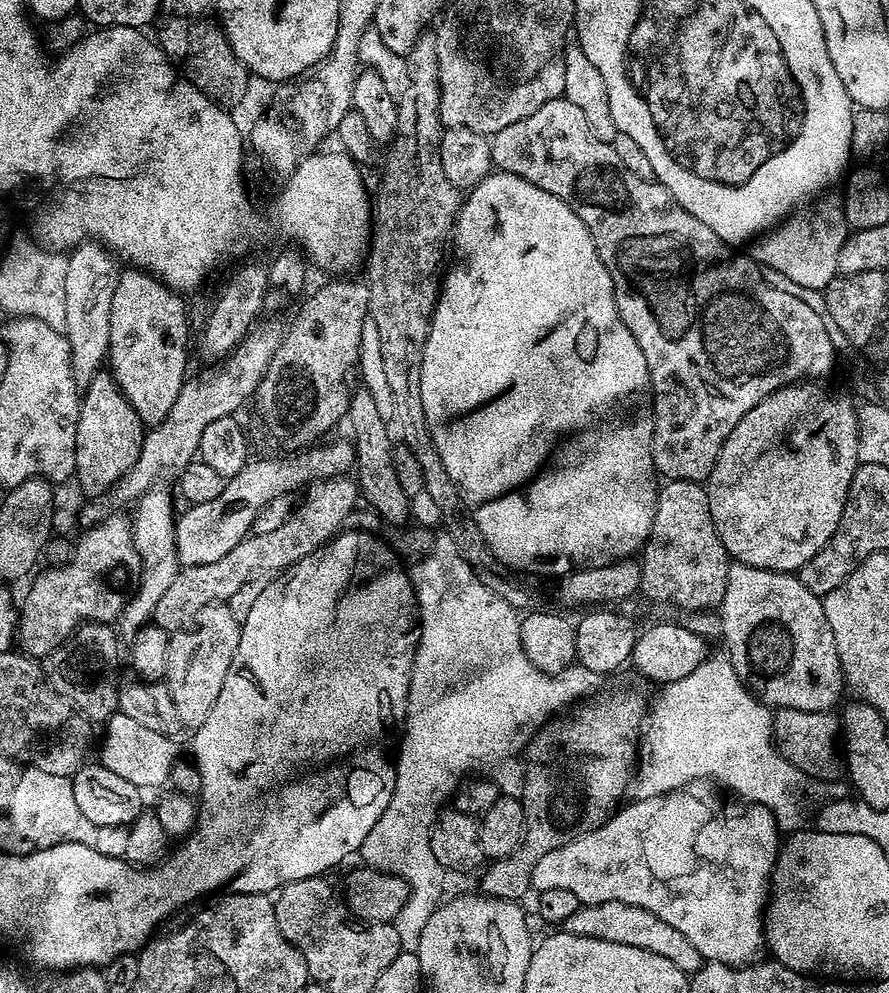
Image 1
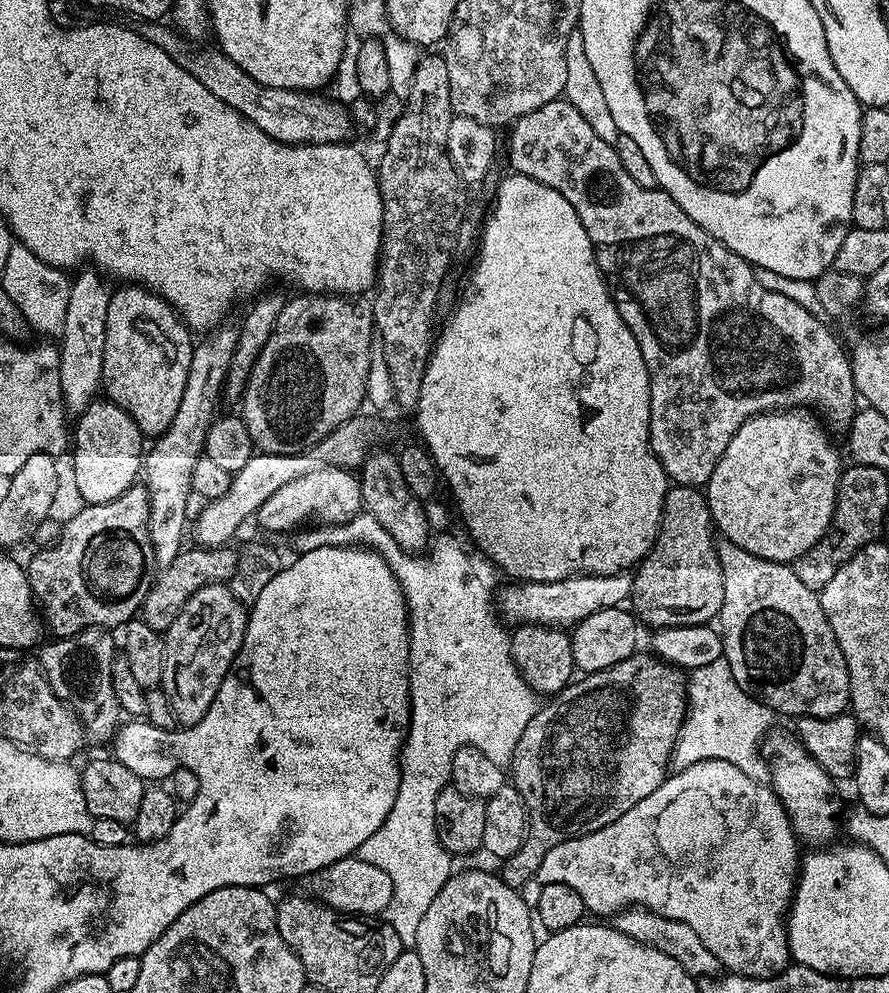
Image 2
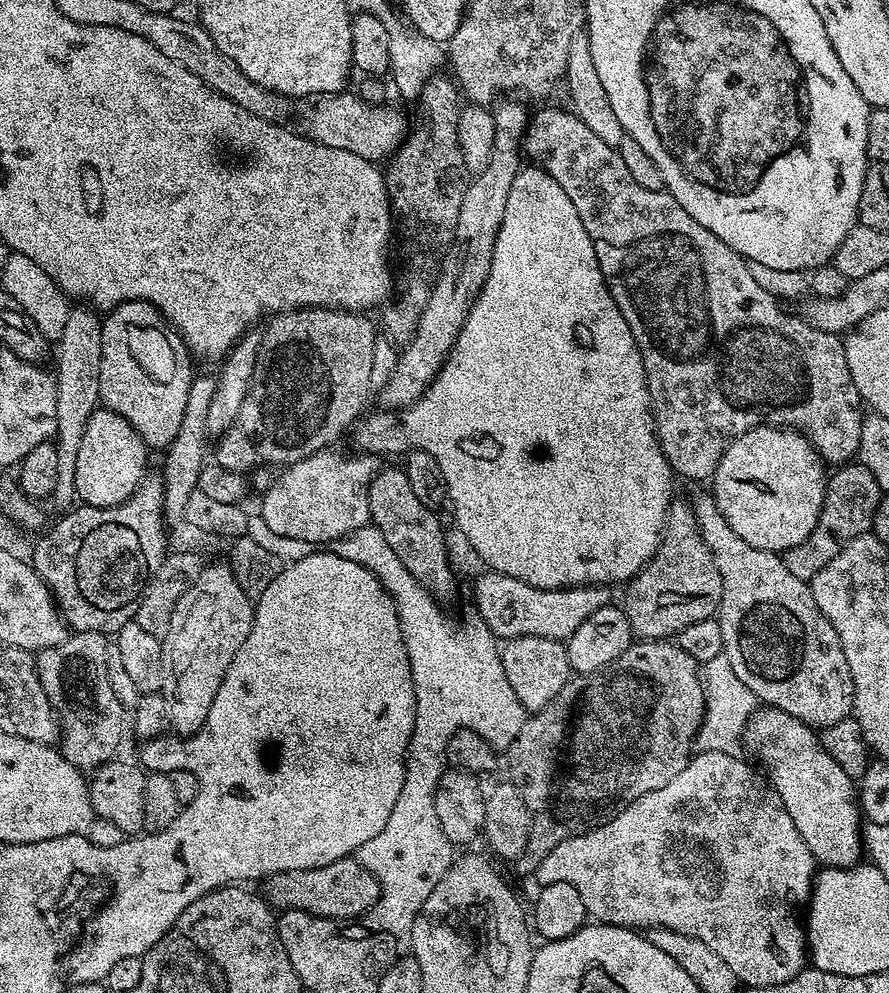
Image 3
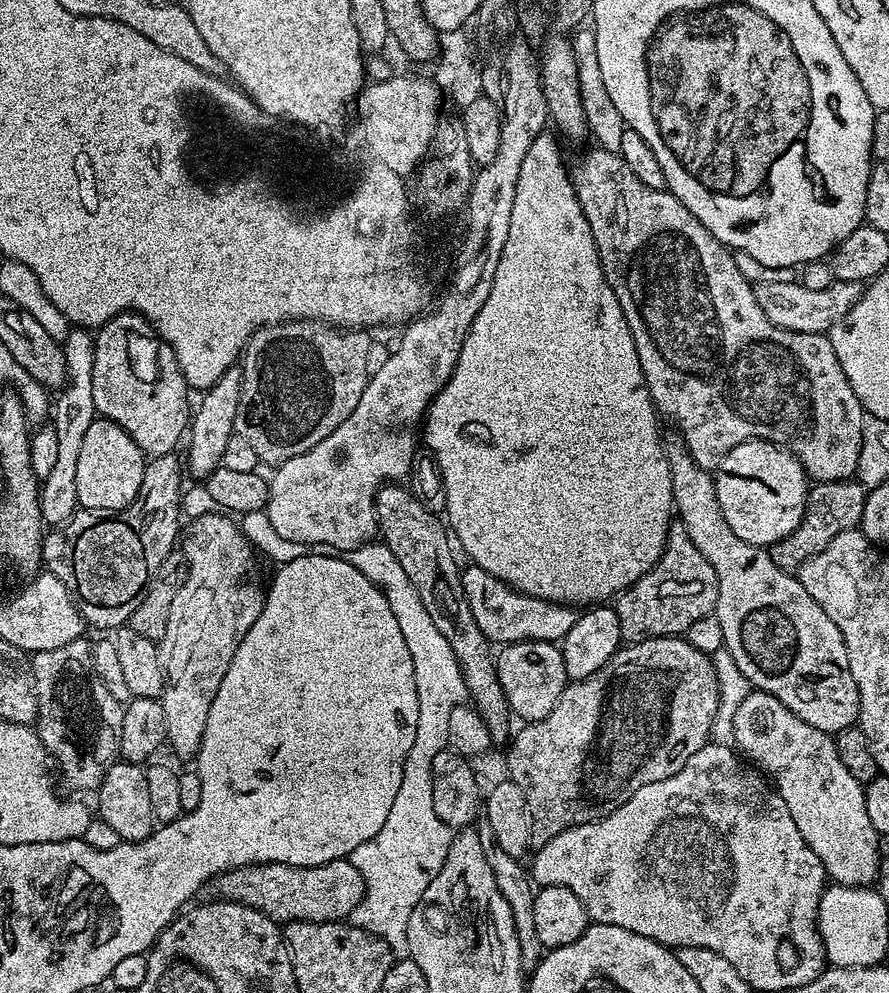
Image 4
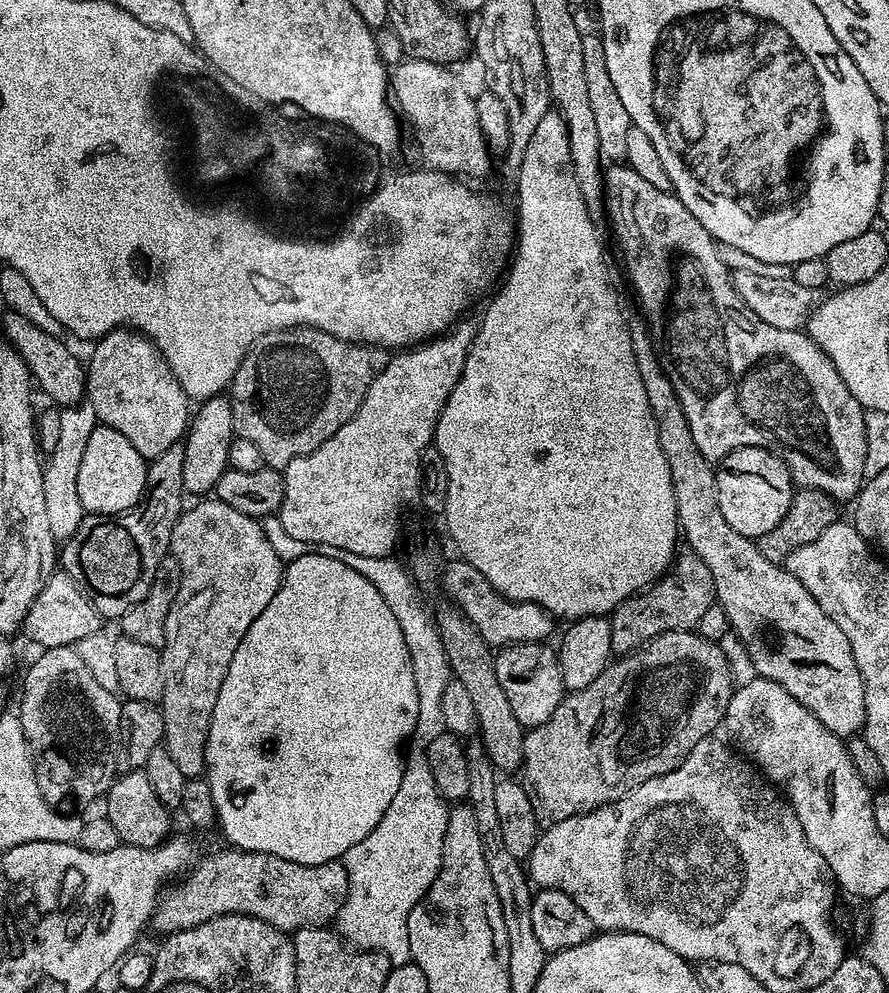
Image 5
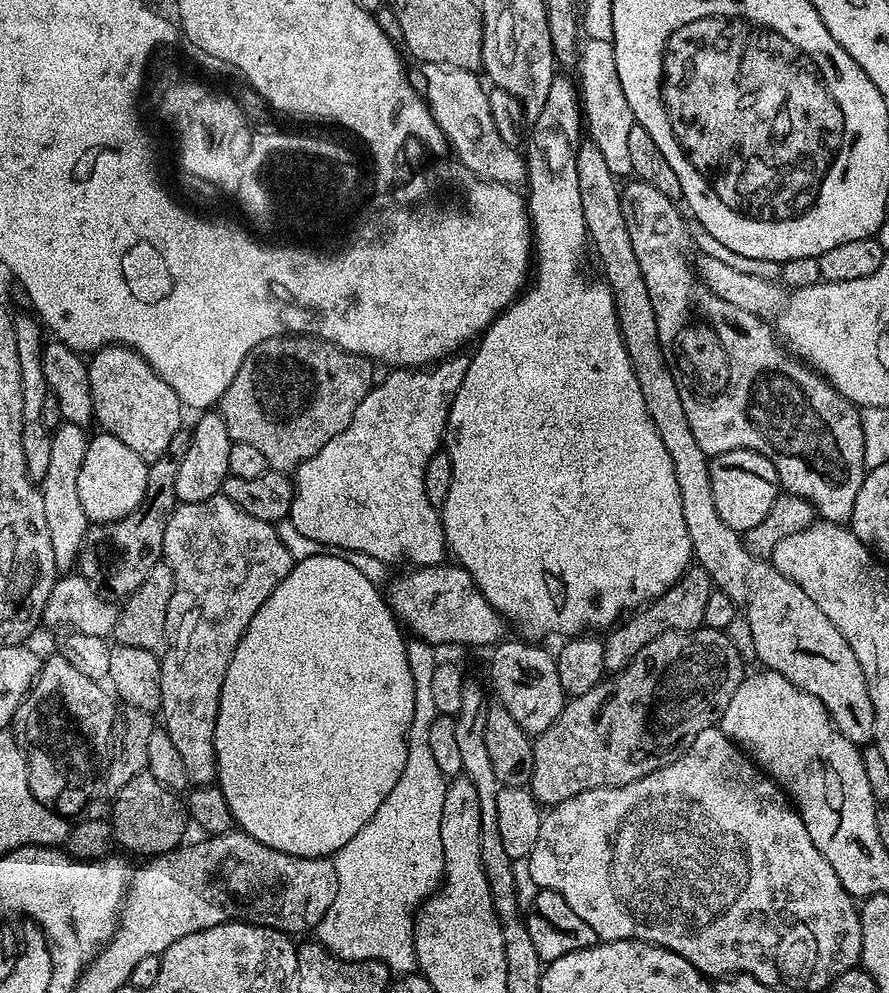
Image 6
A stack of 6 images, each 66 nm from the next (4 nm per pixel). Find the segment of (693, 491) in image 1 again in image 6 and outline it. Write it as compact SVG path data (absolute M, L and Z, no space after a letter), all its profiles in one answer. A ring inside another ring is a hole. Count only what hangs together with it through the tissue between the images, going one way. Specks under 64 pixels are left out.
M699 566L689 567L673 588L666 589L659 598L649 600L639 610L633 611L627 619L617 623L603 637L605 673L621 672L636 657L638 650L654 642L654 638L658 638L664 632L692 632L695 628L701 627L706 614L706 602L710 599L712 591L714 585L708 571Z

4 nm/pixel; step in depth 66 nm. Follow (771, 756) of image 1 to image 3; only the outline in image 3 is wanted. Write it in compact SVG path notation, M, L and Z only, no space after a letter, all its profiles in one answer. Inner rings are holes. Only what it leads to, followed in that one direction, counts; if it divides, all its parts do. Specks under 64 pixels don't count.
M723 654L718 658L710 658L710 662L702 665L704 681L704 721L700 723L700 732L696 735L695 747L702 752L725 752L731 756L741 751L744 743L744 731L748 720L758 707L758 701L746 686L746 682L734 674L734 666L730 666L730 658Z

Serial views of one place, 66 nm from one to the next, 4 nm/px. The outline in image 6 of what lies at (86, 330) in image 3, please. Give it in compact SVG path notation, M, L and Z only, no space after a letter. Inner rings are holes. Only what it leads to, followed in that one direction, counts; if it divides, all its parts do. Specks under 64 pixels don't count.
M61 423L52 434L51 459L42 481L40 481L45 503L46 526L49 527L50 544L54 549L57 571L71 571L79 559L81 543L90 527L90 521L79 501L78 473L86 456L89 435L79 424Z

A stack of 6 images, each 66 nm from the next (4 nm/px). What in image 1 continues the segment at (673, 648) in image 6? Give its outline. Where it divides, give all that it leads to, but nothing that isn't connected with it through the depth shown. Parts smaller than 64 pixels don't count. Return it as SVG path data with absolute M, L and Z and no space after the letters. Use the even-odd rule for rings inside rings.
M635 679L628 680L625 684L612 684L609 688L601 687L595 694L581 699L578 706L567 714L557 715L533 736L522 757L524 837L513 852L487 865L489 868L480 880L481 893L497 896L500 900L523 901L523 896L532 888L532 875L538 861L546 858L550 850L558 850L566 846L566 842L577 840L582 834L602 826L617 811L618 805L625 799L624 791L627 788L629 791L630 781L638 764L636 727L645 723L650 711L649 681Z

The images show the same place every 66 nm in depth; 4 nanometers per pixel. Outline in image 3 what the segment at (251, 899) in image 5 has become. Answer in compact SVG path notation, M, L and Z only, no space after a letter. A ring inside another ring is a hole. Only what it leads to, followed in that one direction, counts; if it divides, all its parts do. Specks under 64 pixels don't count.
M354 858L330 862L330 866L318 866L314 870L290 870L268 877L266 899L273 909L306 910L311 916L321 916L341 922L352 922L363 912L371 913L380 897L380 883L366 866Z

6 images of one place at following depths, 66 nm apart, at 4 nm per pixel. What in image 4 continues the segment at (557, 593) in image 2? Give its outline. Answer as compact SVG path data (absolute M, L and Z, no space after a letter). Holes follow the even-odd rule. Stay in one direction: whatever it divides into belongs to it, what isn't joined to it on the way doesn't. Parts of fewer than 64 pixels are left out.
M469 563L467 567L462 572L464 593L478 622L478 630L482 630L484 637L493 645L503 646L523 640L556 644L563 641L566 634L570 634L570 626L574 626L578 615L575 607L555 604L520 592L506 582L494 578L494 574L486 574L486 570L482 570L477 564Z

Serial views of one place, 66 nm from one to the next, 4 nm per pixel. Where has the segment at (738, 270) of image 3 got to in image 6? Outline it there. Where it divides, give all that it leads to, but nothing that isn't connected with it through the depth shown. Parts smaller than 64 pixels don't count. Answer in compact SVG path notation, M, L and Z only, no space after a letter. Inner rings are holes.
M639 178L629 179L625 184L628 185L623 185L622 199L626 205L630 240L634 246L634 254L642 266L646 294L650 294L650 306L654 306L654 314L658 322L658 342L664 351L670 374L674 374L674 382L678 382L678 394L682 397L682 406L686 410L686 422L690 422L690 431L694 433L694 439L698 441L698 446L702 446L702 450L709 458L735 448L749 448L751 452L762 454L770 462L774 462L783 491L790 493L791 496L806 498L806 502L810 502L817 513L823 519L829 520L830 523L847 525L852 518L854 498L858 498L858 490L866 475L864 439L862 438L862 422L860 421L861 409L857 405L851 404L819 372L809 368L803 360L793 356L783 343L778 342L778 337L769 323L738 306L730 306L730 302L718 298L718 294L714 294L708 289L707 284L700 279L700 273L694 267L693 261L692 264L688 261L687 244L688 242L690 244L690 230L688 234L688 224L684 221L685 213L683 211L680 213L676 209L677 201L673 197L662 194L662 190L650 186Z

